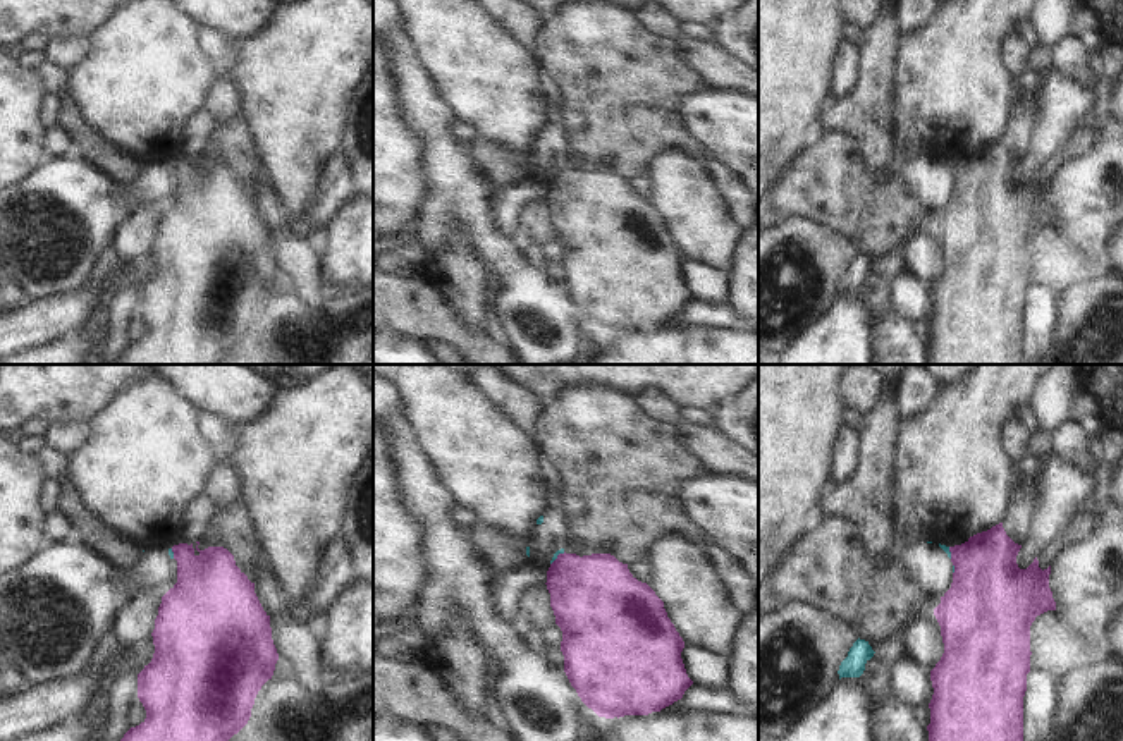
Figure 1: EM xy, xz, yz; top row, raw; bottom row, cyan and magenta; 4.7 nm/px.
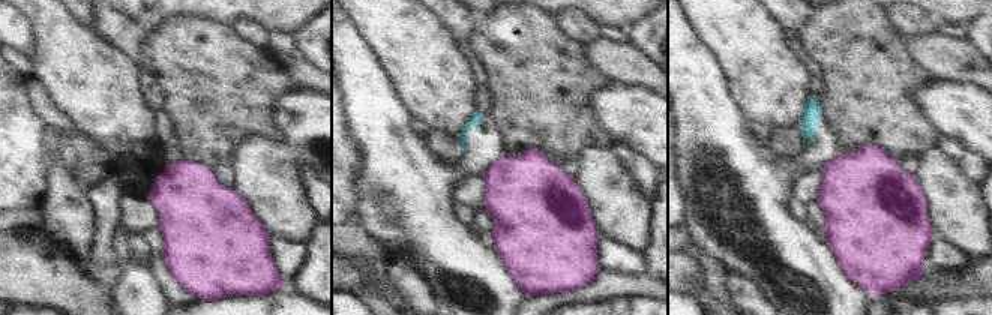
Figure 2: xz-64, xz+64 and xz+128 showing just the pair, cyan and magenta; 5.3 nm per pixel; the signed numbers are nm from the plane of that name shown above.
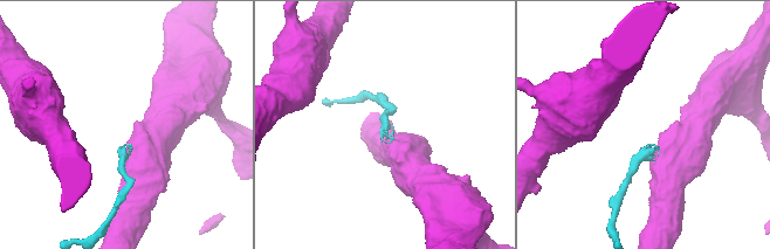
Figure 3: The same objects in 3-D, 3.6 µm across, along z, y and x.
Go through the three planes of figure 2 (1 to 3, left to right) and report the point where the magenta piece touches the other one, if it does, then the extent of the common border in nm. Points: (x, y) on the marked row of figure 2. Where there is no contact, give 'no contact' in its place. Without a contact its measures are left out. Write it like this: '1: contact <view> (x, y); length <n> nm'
1: no contact
2: no contact
3: no contact

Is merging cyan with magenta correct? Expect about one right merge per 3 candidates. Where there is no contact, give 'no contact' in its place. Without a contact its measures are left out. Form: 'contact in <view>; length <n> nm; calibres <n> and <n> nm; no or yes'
contact in xz; length 90 nm; calibres 20 and 380 nm; no

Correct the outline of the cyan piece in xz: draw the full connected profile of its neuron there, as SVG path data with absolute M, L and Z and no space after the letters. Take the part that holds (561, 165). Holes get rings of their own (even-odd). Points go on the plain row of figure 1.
M547 122L531 144L530 160L526 162L530 179L552 179L559 168L564 168L569 155L562 127Z

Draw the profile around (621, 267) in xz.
M559 168L547 186L555 239L562 246L564 287L581 316L598 332L648 330L681 315L693 299L681 266L684 256L664 217L611 168Z

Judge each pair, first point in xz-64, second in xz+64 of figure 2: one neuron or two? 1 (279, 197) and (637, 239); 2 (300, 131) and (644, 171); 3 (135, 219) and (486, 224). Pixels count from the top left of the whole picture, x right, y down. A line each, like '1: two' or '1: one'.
1: one
2: two
3: two

